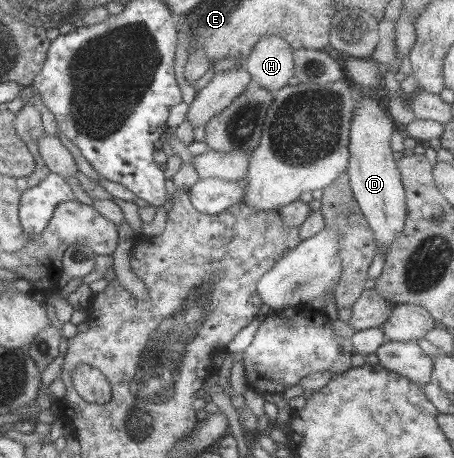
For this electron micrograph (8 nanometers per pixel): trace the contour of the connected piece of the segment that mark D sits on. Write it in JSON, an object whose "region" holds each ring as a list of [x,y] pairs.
{"region":[[[362,97],[357,100],[350,123],[349,165],[346,169],[356,203],[359,204],[361,212],[364,212],[364,217],[374,232],[380,254],[386,258],[388,248],[394,244],[394,237],[400,235],[404,228],[408,213],[406,191],[391,149],[391,136],[395,131],[394,119],[392,120],[378,103],[377,97]]]}

